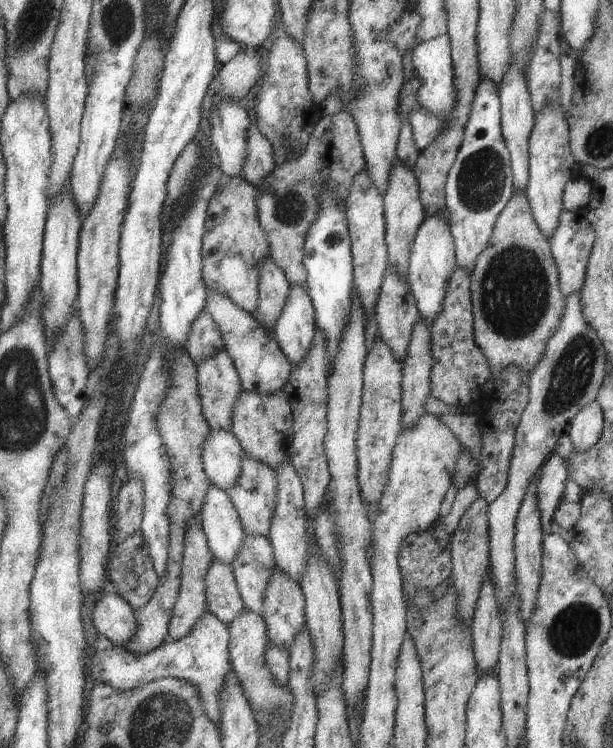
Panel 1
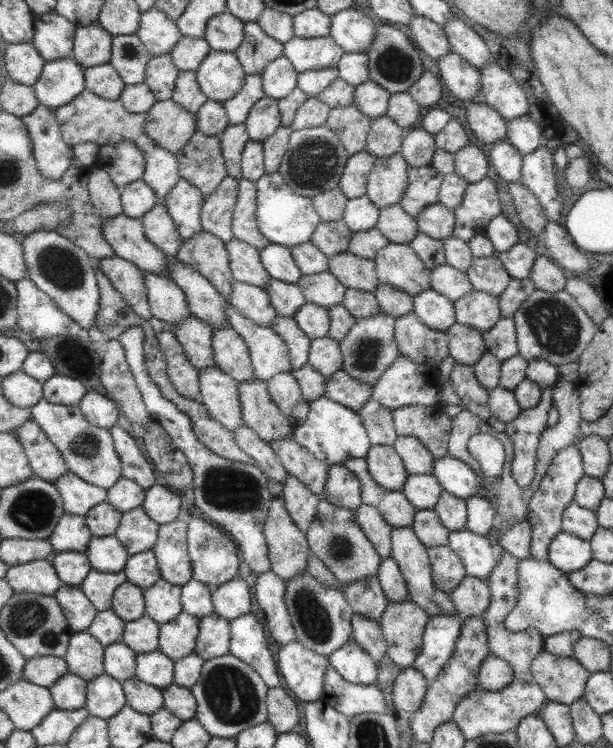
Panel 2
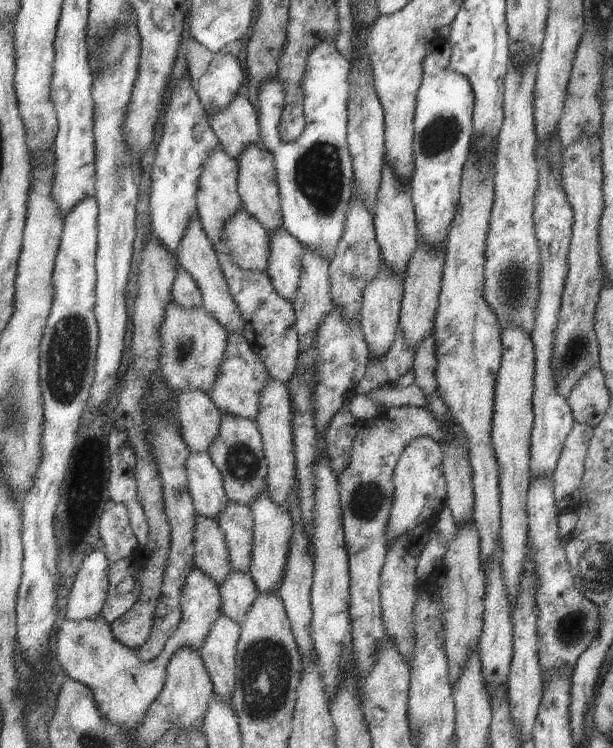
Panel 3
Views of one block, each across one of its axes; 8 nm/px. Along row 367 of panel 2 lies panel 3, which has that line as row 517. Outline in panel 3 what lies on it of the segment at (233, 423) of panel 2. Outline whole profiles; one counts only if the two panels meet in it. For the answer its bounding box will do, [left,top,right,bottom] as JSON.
[186,452,229,519]

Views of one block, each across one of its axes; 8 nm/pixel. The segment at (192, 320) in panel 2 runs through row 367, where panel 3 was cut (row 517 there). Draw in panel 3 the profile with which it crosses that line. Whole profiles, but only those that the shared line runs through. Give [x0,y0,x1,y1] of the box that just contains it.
[194,513,234,586]

